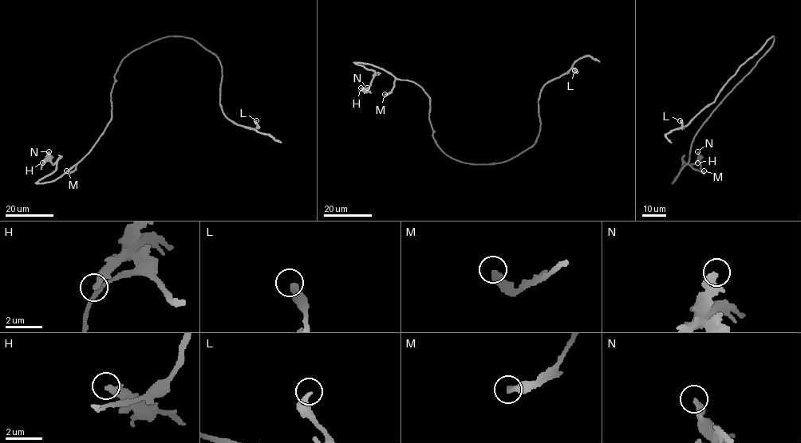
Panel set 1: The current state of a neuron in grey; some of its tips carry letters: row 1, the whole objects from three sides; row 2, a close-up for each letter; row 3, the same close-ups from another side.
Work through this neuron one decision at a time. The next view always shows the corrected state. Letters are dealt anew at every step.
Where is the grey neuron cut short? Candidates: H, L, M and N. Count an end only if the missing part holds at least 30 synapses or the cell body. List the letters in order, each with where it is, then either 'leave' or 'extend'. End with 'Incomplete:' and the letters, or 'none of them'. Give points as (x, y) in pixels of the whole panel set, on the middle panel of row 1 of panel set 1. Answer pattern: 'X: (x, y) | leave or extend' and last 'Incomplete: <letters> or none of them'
H: (361, 88) | leave
L: (574, 70) | leave
M: (384, 94) | leave
N: (367, 88) | leave
Incomplete: none of them

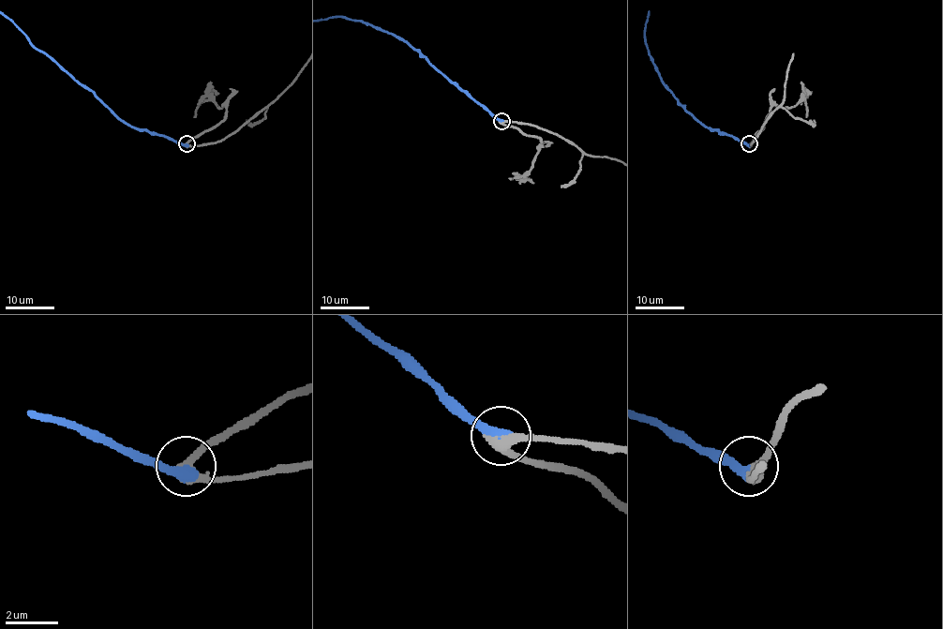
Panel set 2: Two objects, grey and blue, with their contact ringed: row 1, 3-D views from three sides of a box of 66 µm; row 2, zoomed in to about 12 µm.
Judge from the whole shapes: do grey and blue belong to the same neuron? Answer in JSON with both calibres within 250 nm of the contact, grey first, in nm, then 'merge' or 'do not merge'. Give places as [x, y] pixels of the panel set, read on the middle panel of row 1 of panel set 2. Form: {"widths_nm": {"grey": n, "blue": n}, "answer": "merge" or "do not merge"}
{"widths_nm": {"grey": 420, "blue": 400}, "answer": "merge"}

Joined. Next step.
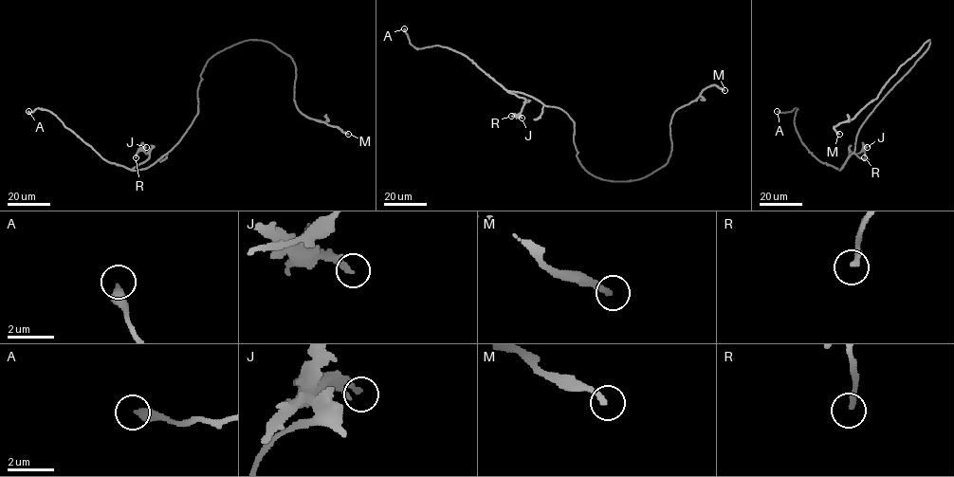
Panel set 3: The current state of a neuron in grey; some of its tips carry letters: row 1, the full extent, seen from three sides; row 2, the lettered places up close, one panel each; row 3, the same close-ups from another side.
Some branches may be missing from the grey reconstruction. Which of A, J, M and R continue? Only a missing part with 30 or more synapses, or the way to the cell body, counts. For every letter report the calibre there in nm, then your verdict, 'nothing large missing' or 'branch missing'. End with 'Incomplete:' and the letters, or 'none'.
A: calibre 400 nm; nothing large missing
J: calibre 240 nm; nothing large missing
M: calibre 200 nm; branch missing
R: calibre 200 nm; branch missing
Incomplete: M, R

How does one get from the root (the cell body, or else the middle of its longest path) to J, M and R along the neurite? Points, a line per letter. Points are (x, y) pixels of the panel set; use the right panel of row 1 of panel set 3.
J: (892, 88), (863, 123), (854, 150), (840, 170), (851, 152), (859, 153), (867, 147)
M: (892, 88), (927, 49), (930, 40), (899, 68), (876, 99), (852, 119), (834, 127), (839, 134)
R: (892, 88), (863, 123), (854, 150), (840, 170), (851, 152), (863, 150), (864, 157)

